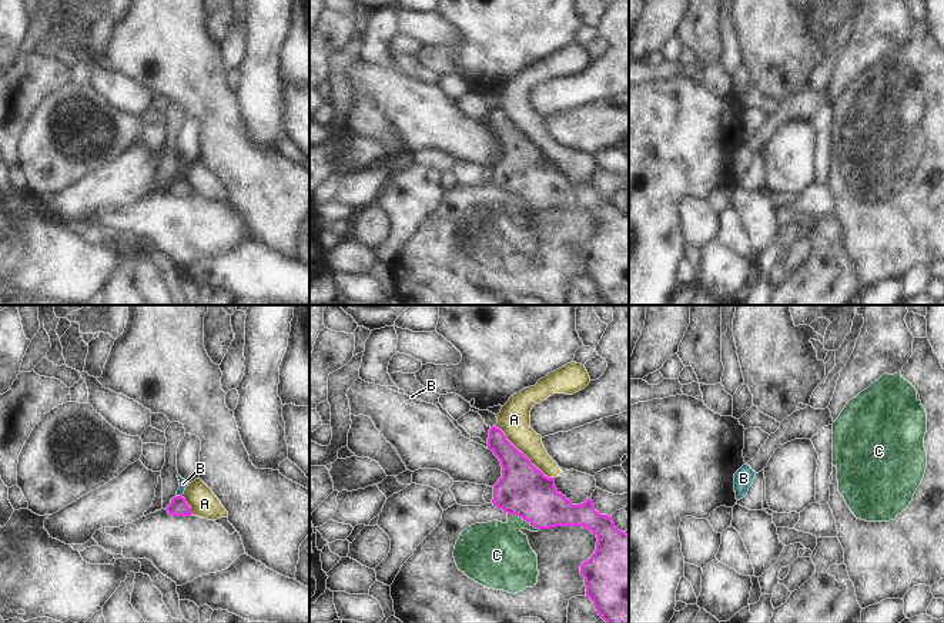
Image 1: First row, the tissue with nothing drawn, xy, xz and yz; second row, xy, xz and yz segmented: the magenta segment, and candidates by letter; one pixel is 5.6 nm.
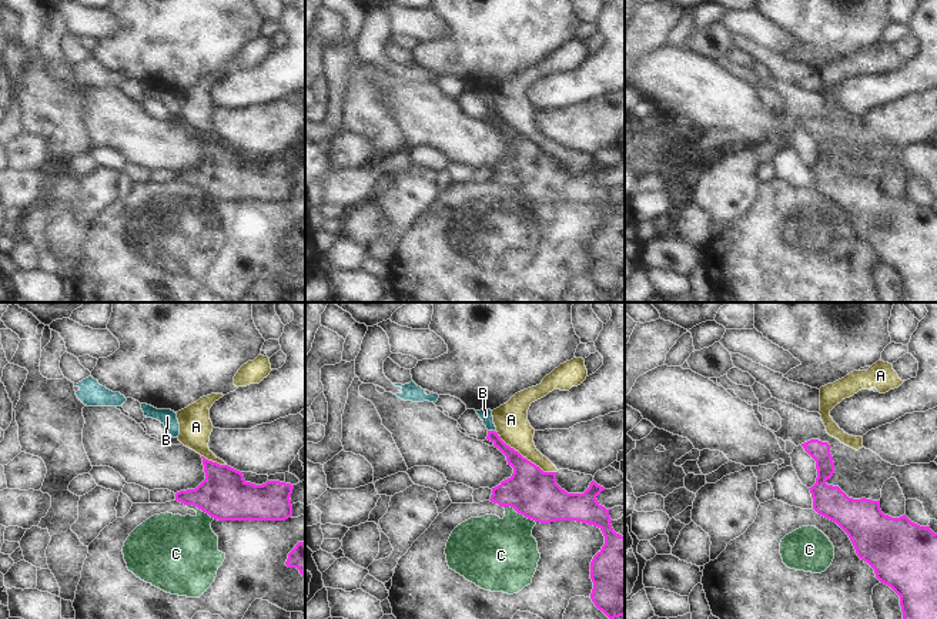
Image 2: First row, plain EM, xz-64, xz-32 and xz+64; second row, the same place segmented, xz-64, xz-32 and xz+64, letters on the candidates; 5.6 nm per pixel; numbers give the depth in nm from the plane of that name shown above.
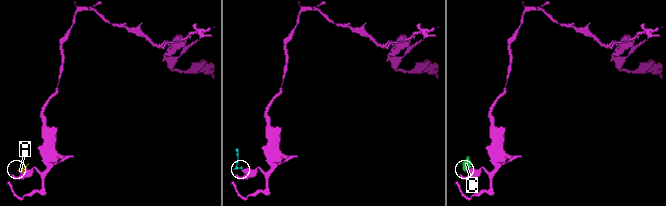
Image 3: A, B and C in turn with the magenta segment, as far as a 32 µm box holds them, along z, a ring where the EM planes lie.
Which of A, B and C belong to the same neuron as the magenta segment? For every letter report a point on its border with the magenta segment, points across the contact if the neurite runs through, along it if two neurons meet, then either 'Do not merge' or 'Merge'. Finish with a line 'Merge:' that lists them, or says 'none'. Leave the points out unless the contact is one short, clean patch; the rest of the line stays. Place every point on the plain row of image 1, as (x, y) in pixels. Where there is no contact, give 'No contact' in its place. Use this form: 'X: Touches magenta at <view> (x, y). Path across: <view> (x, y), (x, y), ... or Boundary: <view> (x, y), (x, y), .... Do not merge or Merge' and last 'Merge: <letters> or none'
A: Touches magenta at xz (524, 136). Boundary: xz (495, 107), (536, 148), (553, 158). Do not merge
B: Touches magenta at xy (178, 177). Boundary: xy (181, 174), (177, 177). Do not merge
C: Touches magenta at xz (524, 200). Boundary: xz (508, 194), (521, 197), (538, 210). Do not merge
Merge: none

